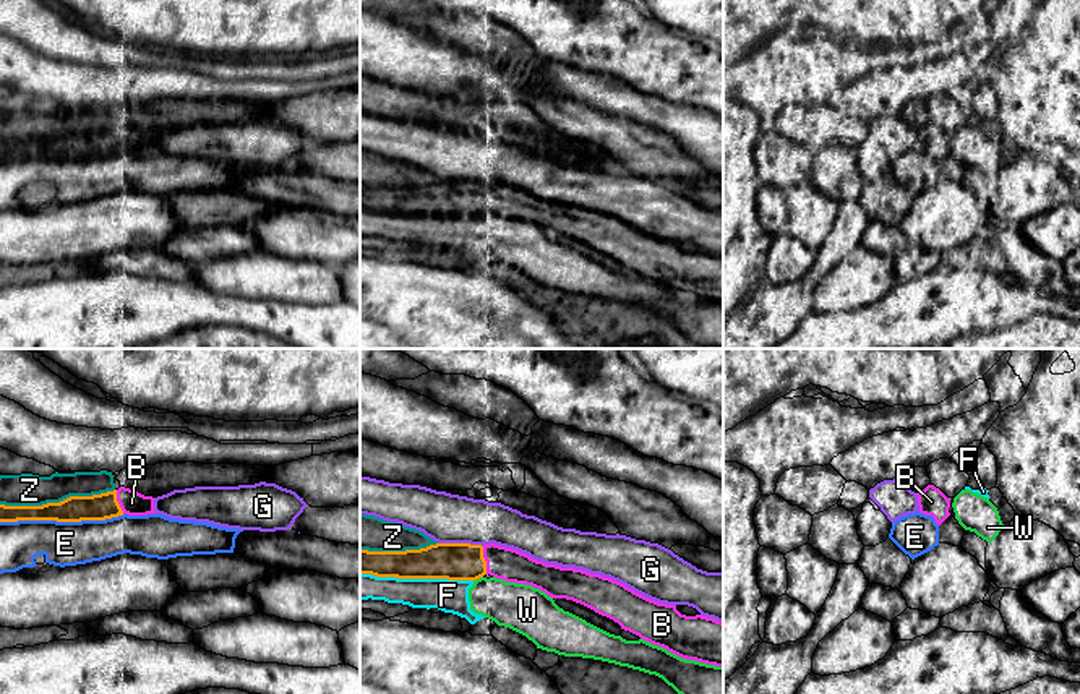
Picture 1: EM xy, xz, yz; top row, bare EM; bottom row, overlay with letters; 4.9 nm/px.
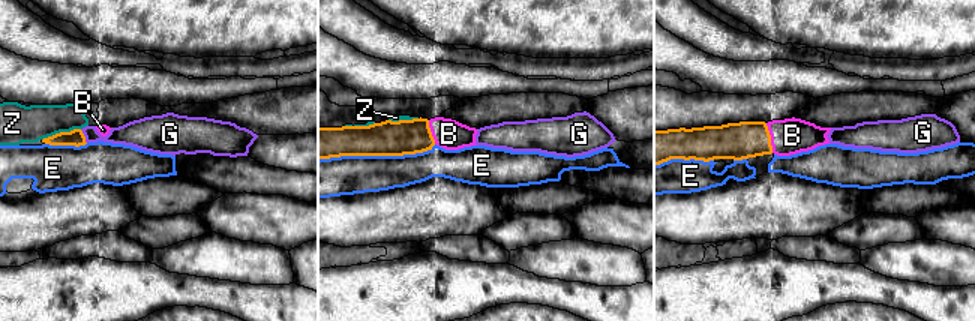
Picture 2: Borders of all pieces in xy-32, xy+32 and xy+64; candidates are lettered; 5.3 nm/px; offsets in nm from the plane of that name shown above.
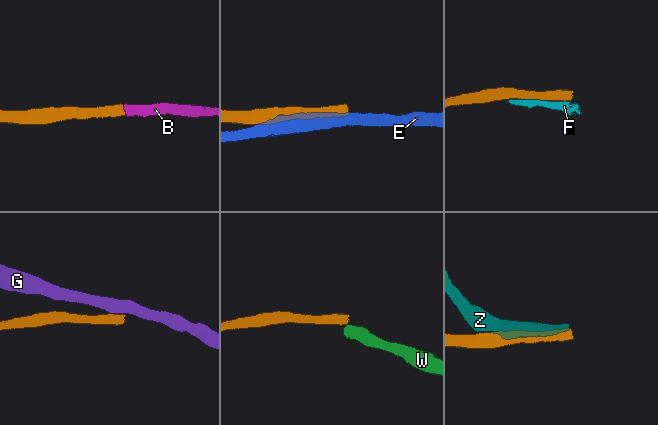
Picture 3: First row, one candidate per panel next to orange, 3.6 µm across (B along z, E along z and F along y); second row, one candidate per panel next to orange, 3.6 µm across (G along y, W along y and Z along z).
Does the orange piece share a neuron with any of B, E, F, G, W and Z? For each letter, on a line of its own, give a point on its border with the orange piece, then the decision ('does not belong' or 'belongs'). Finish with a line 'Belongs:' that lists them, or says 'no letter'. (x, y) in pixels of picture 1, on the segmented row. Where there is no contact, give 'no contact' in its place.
B: xz (484, 560) | belongs
E: xy (62, 521) | does not belong
F: xz (417, 578) | does not belong
G: xz (461, 544) | does not belong
W: xz (477, 578) | does not belong
Z: xy (57, 503) | does not belong
Belongs: B

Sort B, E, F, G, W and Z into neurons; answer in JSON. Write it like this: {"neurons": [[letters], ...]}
{"neurons": [["B"], ["E"], ["F", "W"], ["G"], ["Z"]]}

